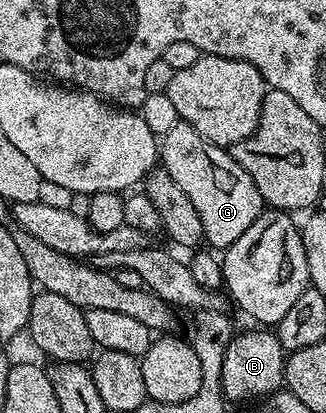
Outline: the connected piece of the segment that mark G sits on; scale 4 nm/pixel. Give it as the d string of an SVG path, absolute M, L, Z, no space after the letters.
M179 122L166 135L160 136L159 163L171 173L175 185L191 197L191 205L195 205L195 213L199 213L199 221L203 221L204 242L210 248L235 245L261 216L263 200L255 181L251 181L251 173L244 171L226 148L207 141L195 133L191 125Z

